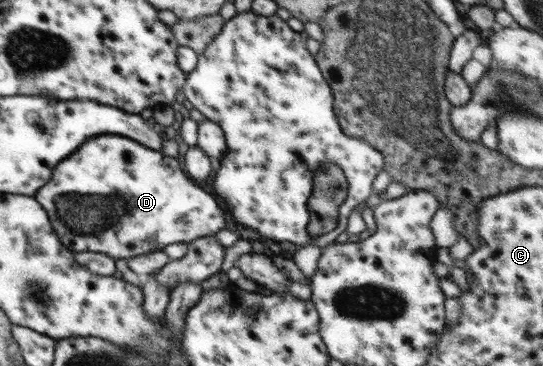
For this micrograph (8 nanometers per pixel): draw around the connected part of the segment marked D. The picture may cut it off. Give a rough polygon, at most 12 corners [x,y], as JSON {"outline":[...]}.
{"outline":[[95,136],[34,197],[73,252],[114,259],[227,229],[136,140]]}

